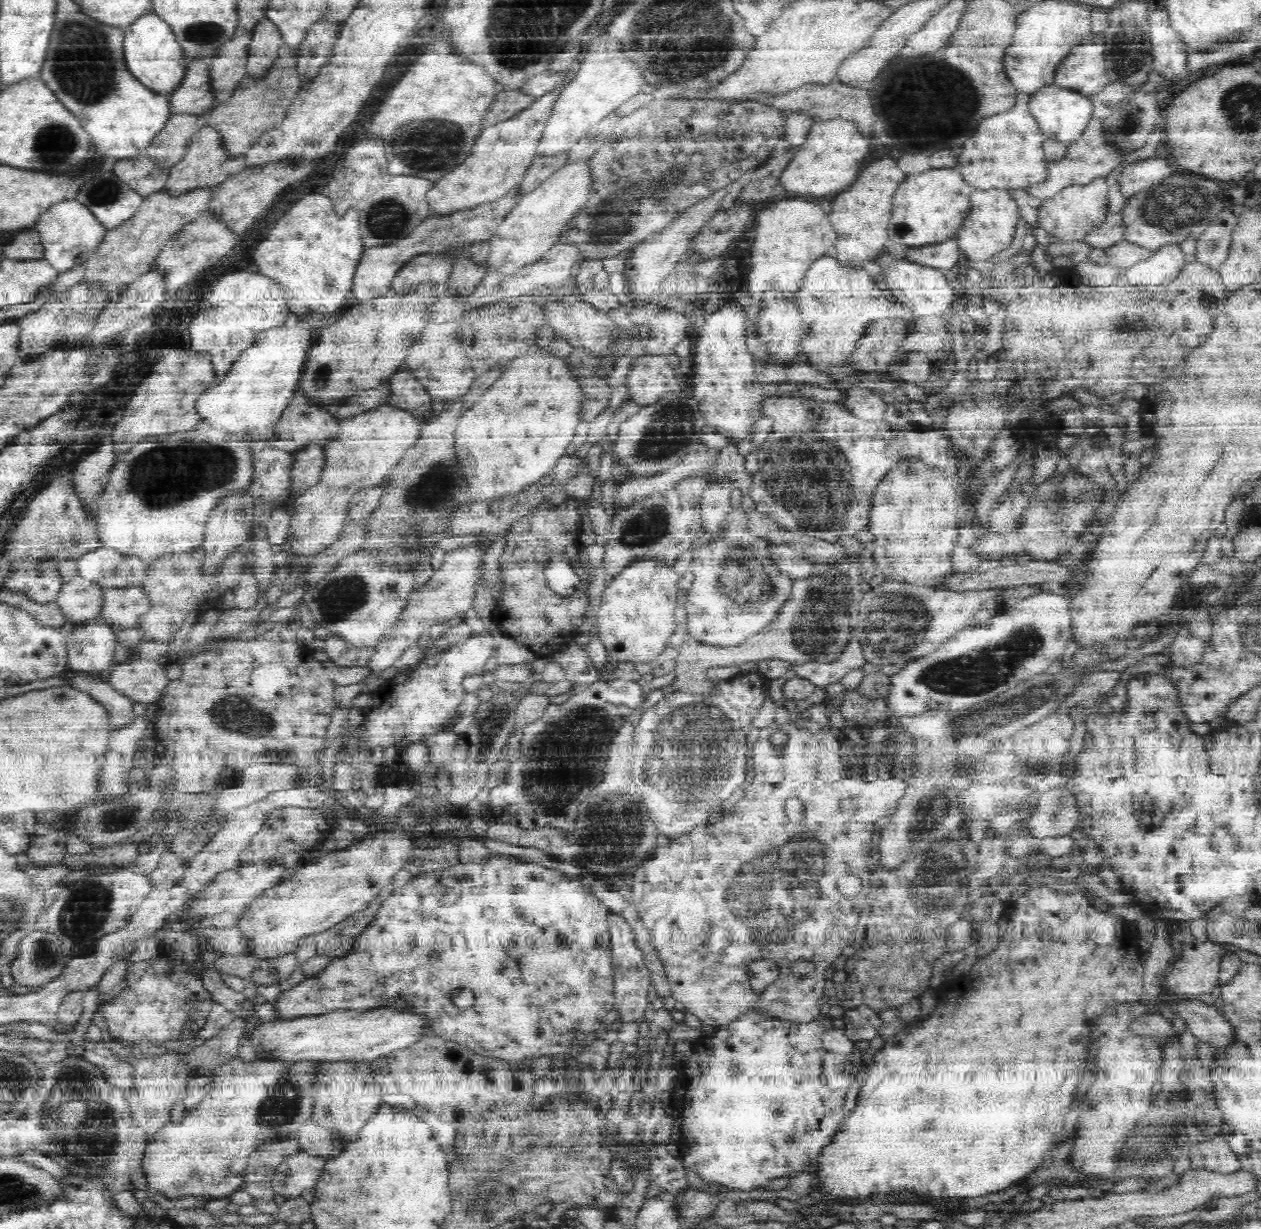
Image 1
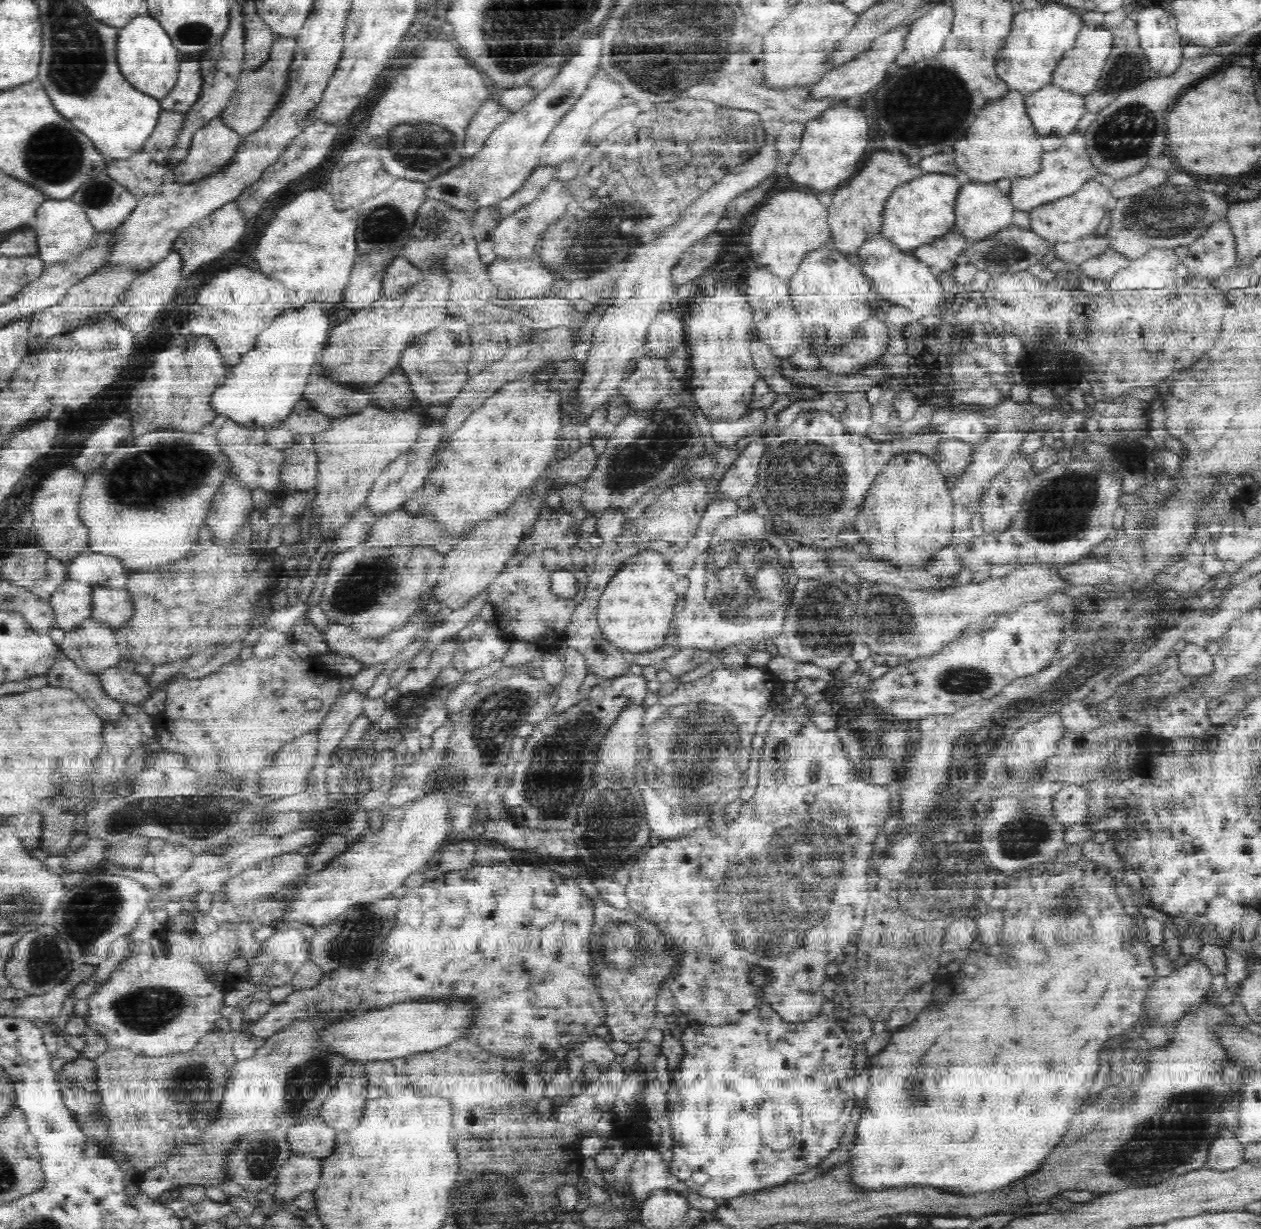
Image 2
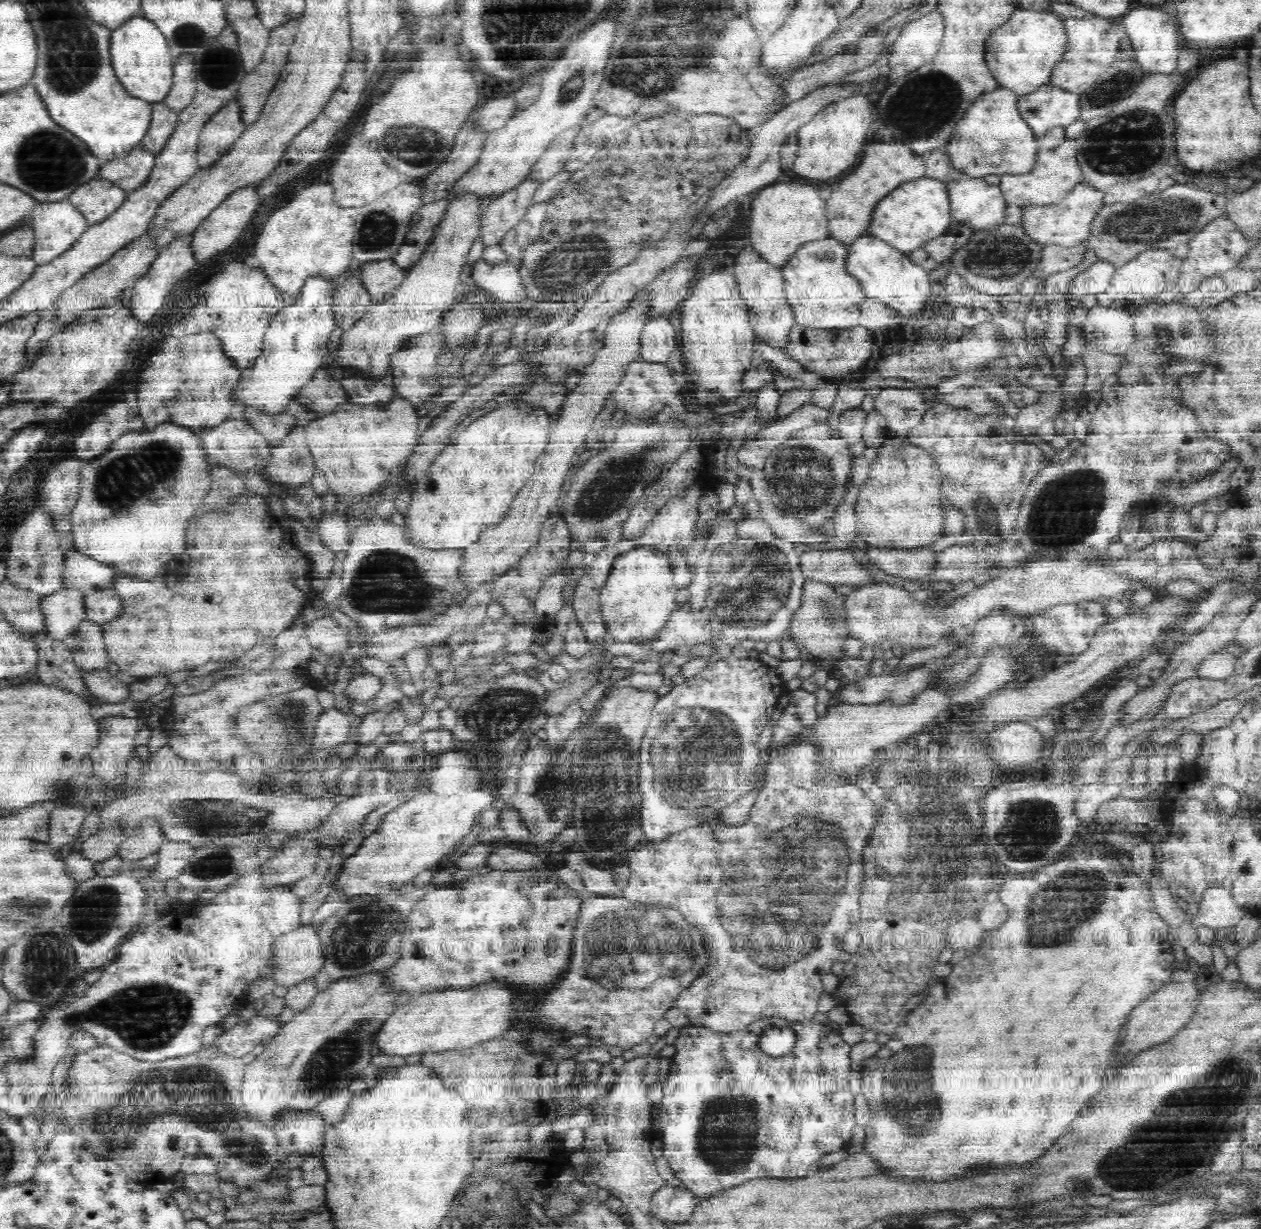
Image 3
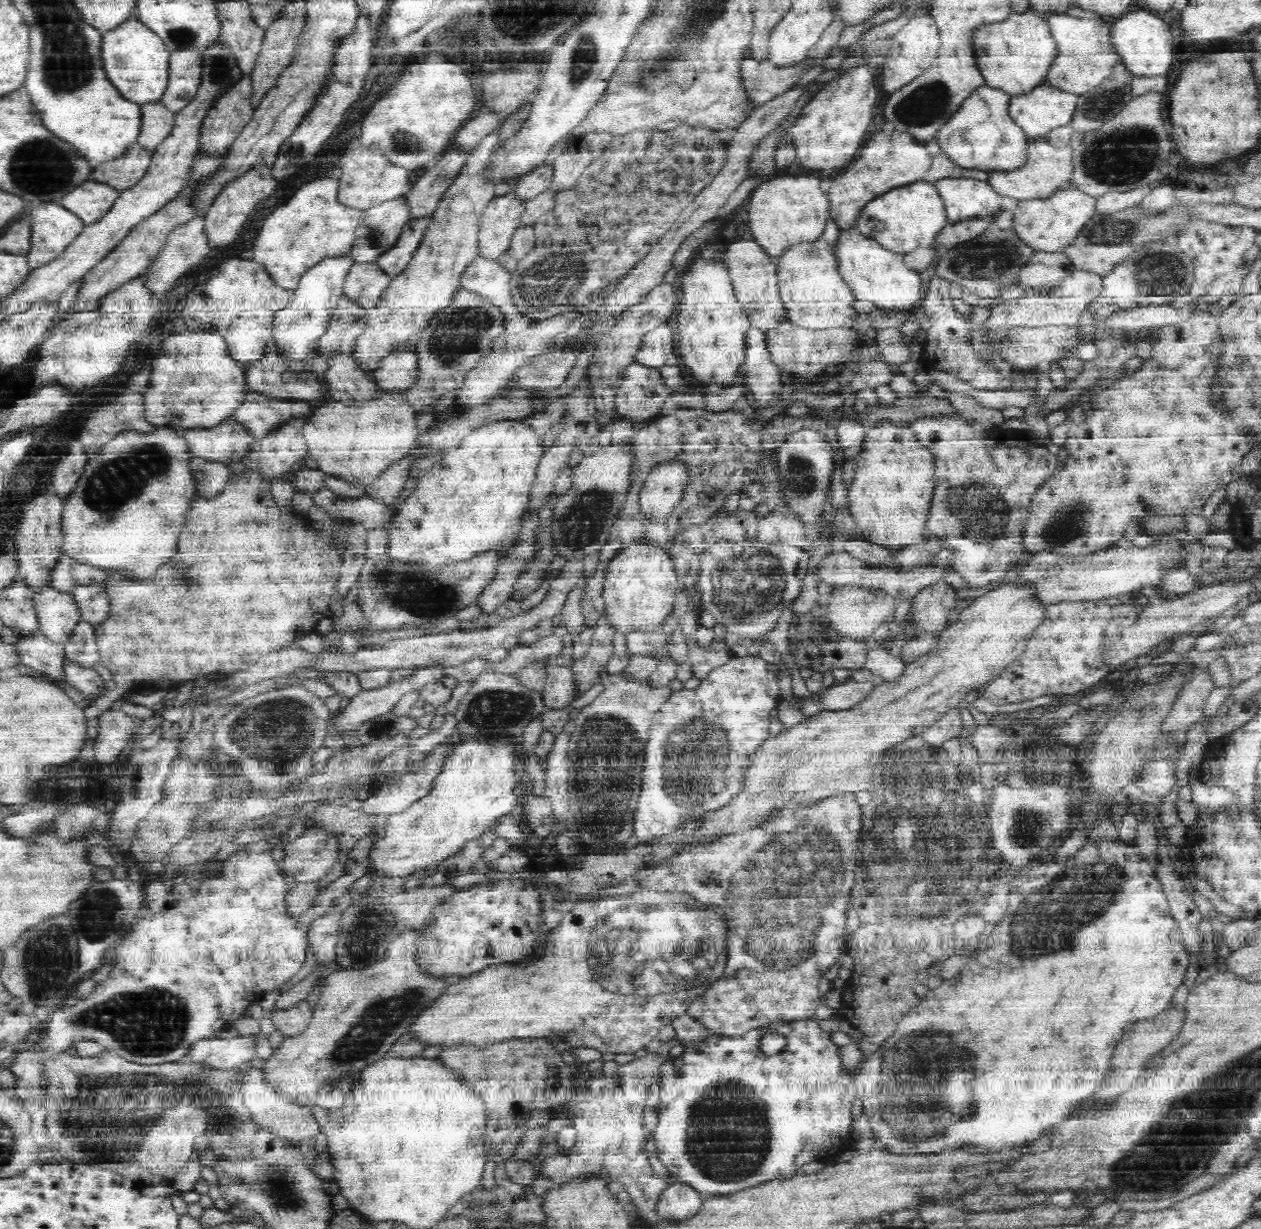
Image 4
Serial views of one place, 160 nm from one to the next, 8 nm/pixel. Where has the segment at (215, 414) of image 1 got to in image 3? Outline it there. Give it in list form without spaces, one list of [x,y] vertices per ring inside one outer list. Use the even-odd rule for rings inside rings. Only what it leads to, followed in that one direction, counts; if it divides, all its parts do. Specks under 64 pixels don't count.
[[[308,279],[299,300],[291,302],[272,319],[265,332],[262,354],[256,356],[250,374],[242,374],[232,388],[236,405],[265,416],[282,416],[288,406],[301,397],[304,388],[314,380],[314,373],[328,364],[328,342],[337,326],[332,308],[336,285],[324,279]]]

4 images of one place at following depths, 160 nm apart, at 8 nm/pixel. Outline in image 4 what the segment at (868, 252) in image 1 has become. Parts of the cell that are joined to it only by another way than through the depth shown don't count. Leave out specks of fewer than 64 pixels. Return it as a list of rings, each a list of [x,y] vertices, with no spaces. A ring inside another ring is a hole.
[[[874,134],[870,142],[862,148],[858,160],[854,160],[842,176],[832,182],[828,192],[830,198],[830,218],[836,222],[836,227],[842,232],[854,228],[864,206],[887,194],[894,188],[908,185],[916,180],[923,180],[924,175],[930,170],[932,156],[926,150],[926,144],[914,142],[908,134]]]

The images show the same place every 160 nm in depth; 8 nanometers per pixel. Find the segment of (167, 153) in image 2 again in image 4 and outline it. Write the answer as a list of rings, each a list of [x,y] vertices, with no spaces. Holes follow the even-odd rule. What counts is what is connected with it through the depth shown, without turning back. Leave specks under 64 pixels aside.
[[[161,100],[141,105],[143,123],[137,142],[152,154],[174,128],[176,112],[168,110]]]

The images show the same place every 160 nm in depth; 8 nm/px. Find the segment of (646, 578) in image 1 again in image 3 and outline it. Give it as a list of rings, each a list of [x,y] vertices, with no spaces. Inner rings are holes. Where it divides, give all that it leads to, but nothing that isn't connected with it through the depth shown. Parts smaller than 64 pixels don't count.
[[[636,547],[634,550],[621,554],[613,564],[612,572],[607,578],[606,584],[600,591],[600,614],[607,628],[607,634],[611,641],[634,642],[642,646],[650,646],[659,632],[664,628],[671,612],[677,610],[676,586],[672,582],[672,570],[665,553],[652,547]]]

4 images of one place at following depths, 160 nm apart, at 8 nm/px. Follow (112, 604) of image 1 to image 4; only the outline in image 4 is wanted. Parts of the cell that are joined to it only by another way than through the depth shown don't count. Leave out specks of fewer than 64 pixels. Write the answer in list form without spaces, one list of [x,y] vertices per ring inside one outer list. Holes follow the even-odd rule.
[[[94,583],[75,588],[72,592],[84,621],[94,625],[103,623],[110,614],[111,598],[106,592],[105,584]]]

